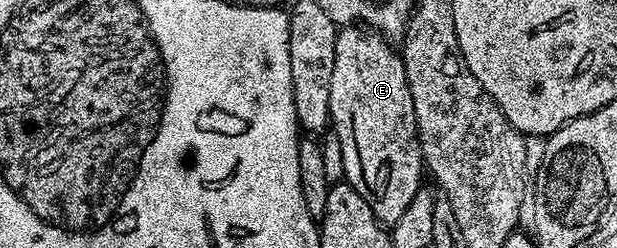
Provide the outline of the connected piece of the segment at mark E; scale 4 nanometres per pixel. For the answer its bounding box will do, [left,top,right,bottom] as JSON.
[330,24,422,224]

